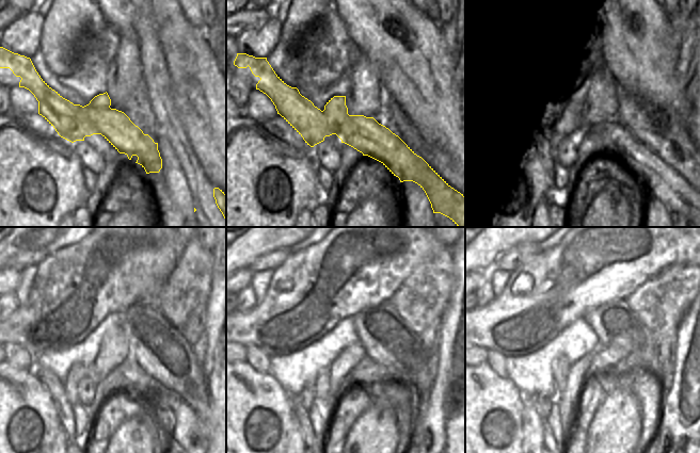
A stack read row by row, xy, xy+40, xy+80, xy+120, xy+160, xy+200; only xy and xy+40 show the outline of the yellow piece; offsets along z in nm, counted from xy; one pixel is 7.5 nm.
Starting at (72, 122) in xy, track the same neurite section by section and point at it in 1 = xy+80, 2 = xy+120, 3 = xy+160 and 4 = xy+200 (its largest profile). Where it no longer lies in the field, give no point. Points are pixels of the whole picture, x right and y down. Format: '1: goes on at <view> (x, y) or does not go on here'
1: goes on at xy+80 (661, 181)
2: goes on at xy+120 (186, 423)
3: goes on at xy+160 (305, 399)
4: goes on at xy+200 (543, 404)

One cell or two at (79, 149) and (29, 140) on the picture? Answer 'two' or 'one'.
two

